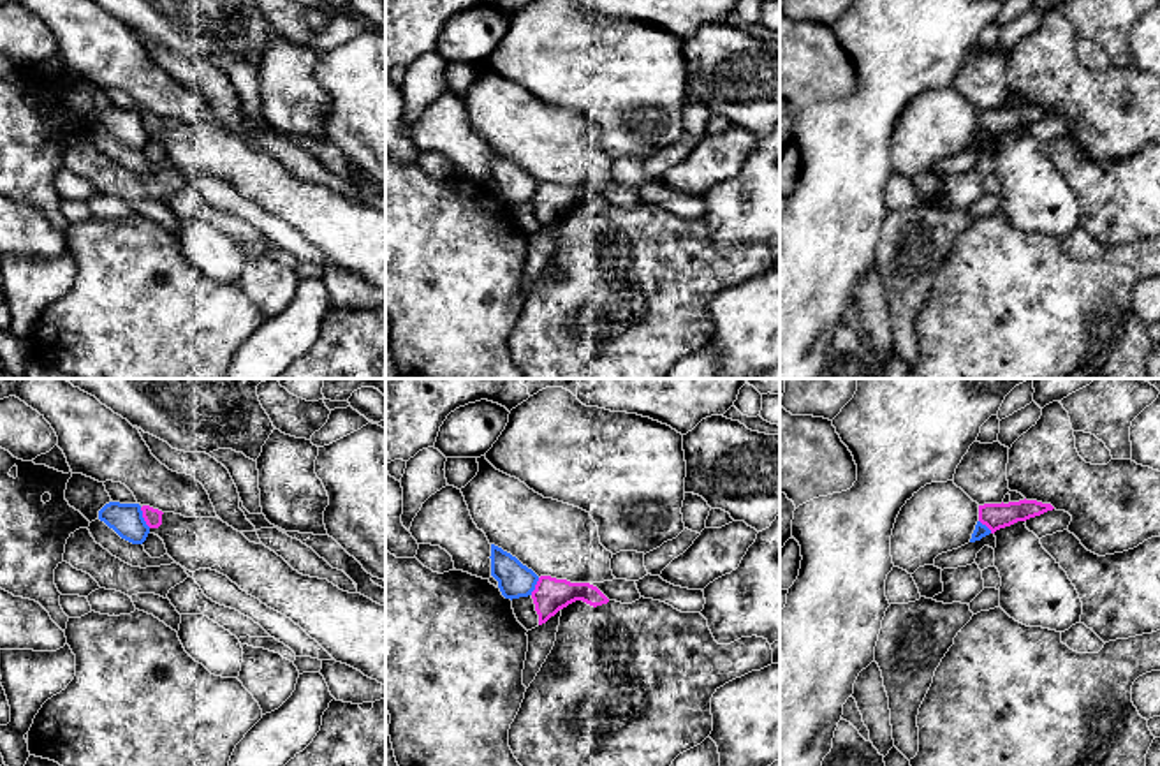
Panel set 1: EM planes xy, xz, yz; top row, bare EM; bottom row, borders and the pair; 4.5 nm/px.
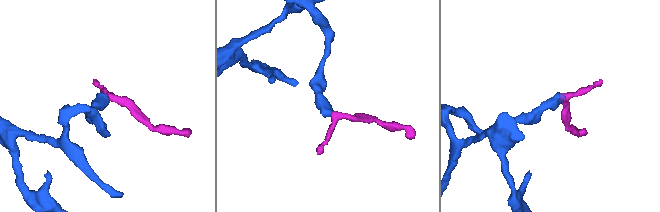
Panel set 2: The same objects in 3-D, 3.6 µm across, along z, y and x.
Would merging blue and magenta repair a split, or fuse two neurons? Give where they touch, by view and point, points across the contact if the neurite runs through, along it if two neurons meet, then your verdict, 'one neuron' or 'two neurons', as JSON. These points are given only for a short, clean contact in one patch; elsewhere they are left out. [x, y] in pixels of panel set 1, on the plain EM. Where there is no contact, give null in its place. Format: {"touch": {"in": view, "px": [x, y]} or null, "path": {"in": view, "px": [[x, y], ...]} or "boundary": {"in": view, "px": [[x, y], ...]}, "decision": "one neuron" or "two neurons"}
{"touch": {"in": "xy", "px": [143, 124]}, "boundary": {"in": "xy", "px": [[139, 113], [150, 132]]}, "decision": "two neurons"}

